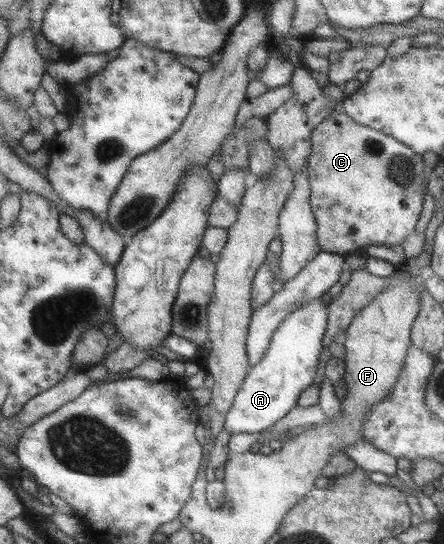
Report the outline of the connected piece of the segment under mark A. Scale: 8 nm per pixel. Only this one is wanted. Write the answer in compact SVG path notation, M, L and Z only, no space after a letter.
M317 297L297 307L286 316L286 319L278 324L278 327L273 331L270 345L264 352L262 359L256 365L250 367L246 377L240 384L232 405L225 413L223 429L229 431L232 435L235 433L258 433L260 430L270 427L277 419L280 419L287 411L296 406L300 393L313 384L326 322L327 306L324 306L321 297Z

